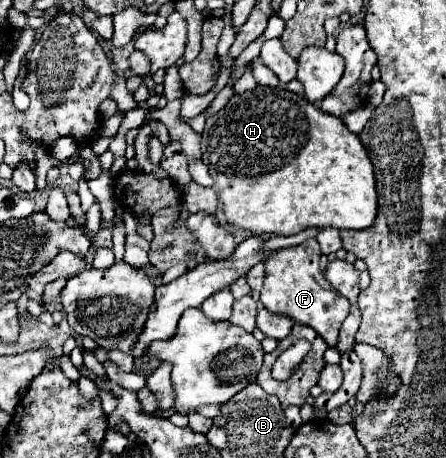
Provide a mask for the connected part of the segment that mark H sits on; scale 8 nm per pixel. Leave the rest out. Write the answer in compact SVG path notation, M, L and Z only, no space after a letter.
M258 85L252 91L234 93L224 109L206 117L206 127L204 127L200 137L202 137L202 141L200 141L202 143L202 163L208 167L212 179L214 179L214 187L218 189L218 199L222 201L226 221L236 225L236 227L248 229L252 235L264 235L264 233L268 233L268 235L296 235L296 233L300 233L308 227L364 229L364 227L370 227L372 219L376 217L378 197L376 197L376 187L374 187L374 171L372 171L372 163L370 163L370 159L366 155L366 149L362 147L358 135L352 133L342 119L336 119L334 115L328 115L328 113L320 111L318 105L312 105L302 95L296 95L282 85L278 85L278 87Z

